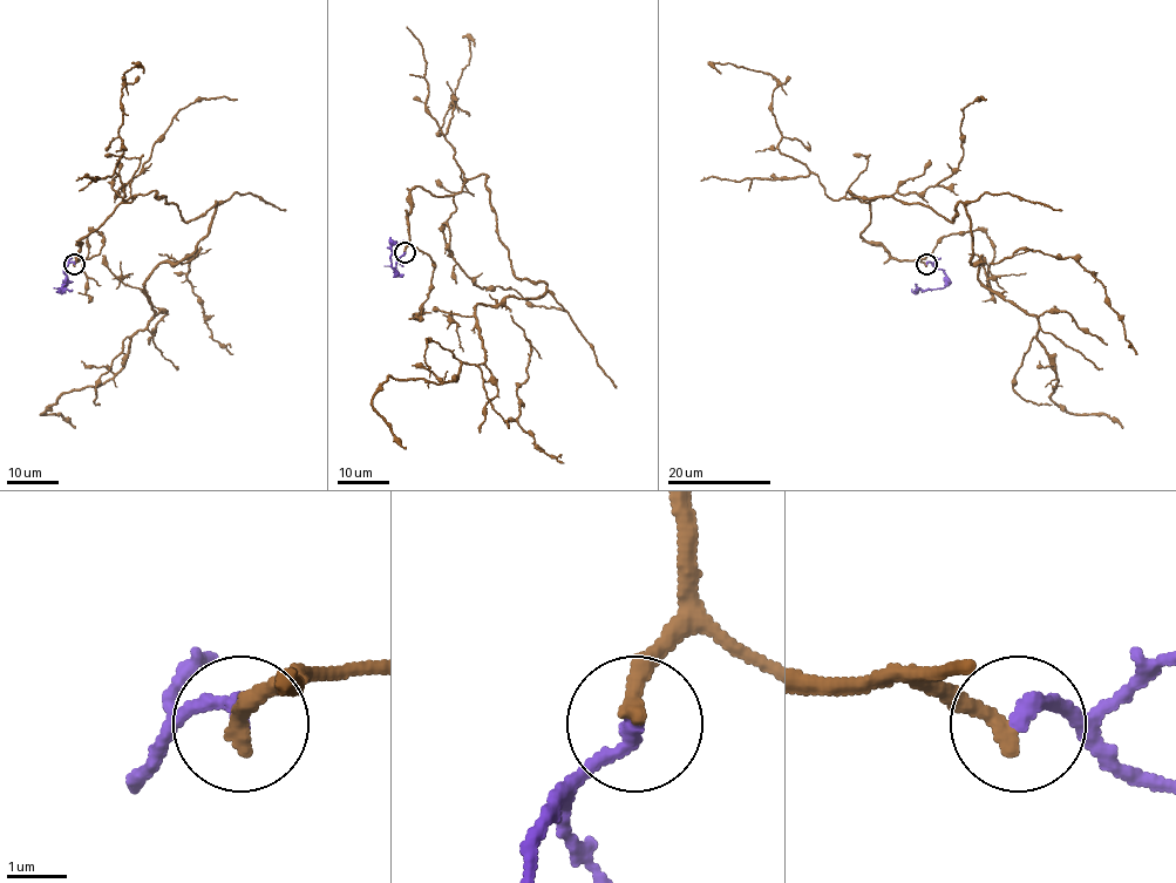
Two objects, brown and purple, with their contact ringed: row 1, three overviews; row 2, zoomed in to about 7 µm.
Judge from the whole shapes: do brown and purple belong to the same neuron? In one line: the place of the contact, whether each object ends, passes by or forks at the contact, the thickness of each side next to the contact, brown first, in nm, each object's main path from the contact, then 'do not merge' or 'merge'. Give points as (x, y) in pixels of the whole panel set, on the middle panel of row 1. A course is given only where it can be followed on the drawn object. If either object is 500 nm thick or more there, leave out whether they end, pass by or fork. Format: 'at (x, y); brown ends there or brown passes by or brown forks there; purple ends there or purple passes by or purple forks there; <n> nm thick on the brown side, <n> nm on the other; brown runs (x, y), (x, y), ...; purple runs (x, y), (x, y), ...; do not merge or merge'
at (405, 252); brown ends there; purple ends there; 320 nm thick on the brown side, 280 nm on the other; brown runs (405, 252), (410, 191), (483, 174), (546, 286), (478, 304), (484, 361), (451, 381), (385, 381), (406, 448); purple runs (405, 252), (396, 262), (396, 271), (391, 262), (391, 248), (402, 239); do not merge

